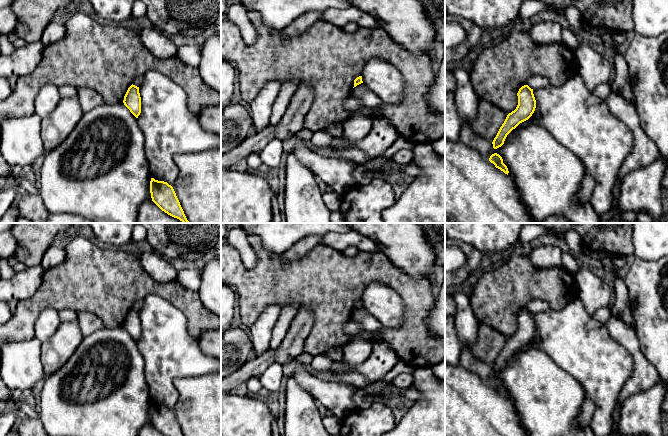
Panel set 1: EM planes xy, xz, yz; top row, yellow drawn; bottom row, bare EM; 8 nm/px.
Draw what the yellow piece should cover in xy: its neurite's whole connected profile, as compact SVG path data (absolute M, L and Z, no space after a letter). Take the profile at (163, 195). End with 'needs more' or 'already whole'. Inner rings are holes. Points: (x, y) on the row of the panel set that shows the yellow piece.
M151 178L150 193L152 201L162 211L174 218L179 219L183 223L189 223L171 185L167 182Z; already whole

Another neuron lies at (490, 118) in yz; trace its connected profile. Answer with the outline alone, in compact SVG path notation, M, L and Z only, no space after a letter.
M478 99L477 117L474 120L462 118L462 123L471 125L477 135L493 142L507 115L499 107L485 100Z

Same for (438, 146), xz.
M445 134L438 140L431 143L434 152L445 159Z

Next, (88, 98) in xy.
M78 87L78 100L81 105L83 113L86 113L98 105L104 104L102 96L95 90L87 87Z

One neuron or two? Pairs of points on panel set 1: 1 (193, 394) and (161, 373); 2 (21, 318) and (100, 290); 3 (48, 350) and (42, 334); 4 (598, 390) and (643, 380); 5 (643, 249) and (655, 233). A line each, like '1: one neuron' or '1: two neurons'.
1: two neurons
2: one neuron
3: two neurons
4: two neurons
5: one neuron

